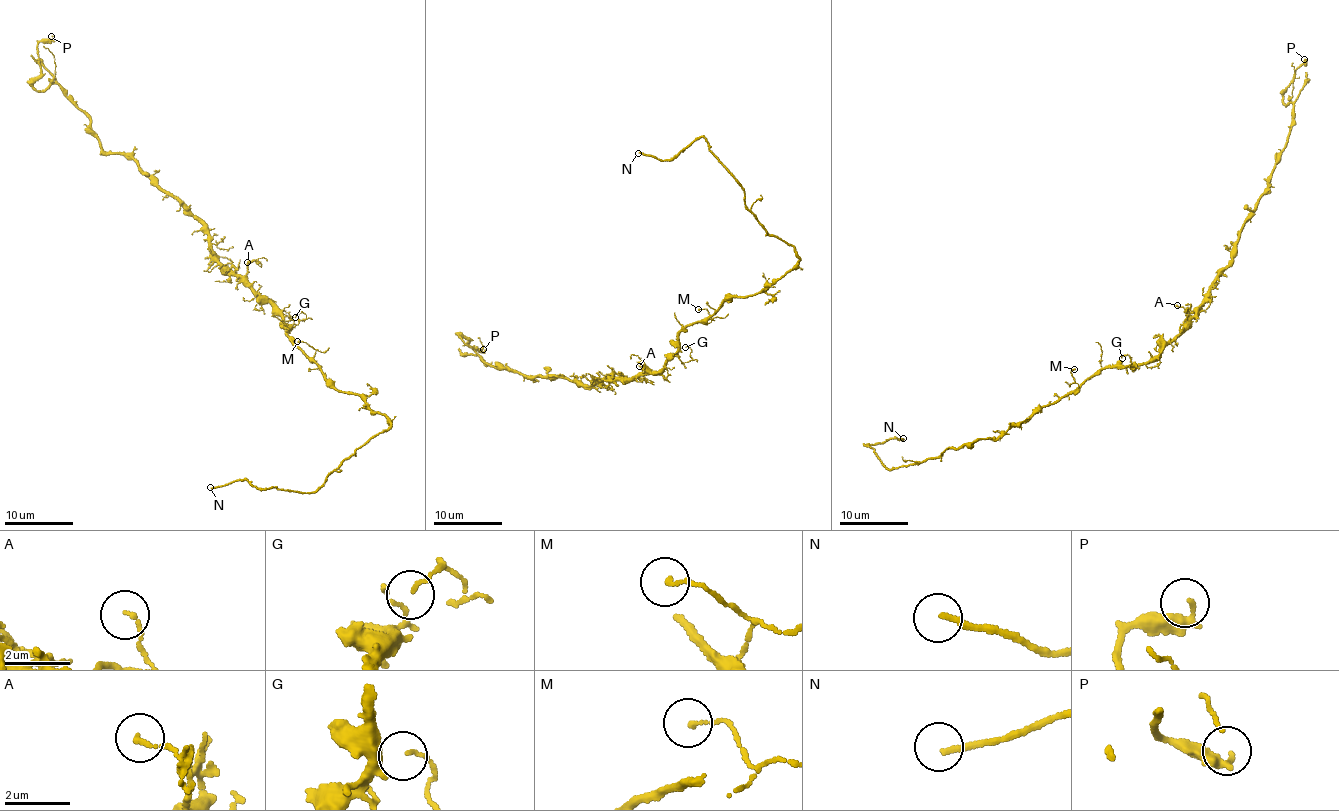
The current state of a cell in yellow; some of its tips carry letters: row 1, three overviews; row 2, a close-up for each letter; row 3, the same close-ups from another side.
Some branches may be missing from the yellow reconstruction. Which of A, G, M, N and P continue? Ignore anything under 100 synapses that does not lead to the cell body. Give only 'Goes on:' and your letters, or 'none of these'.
Goes on: N

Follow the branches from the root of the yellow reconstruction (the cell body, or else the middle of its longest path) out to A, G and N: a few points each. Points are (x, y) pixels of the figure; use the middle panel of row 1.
A: (676, 353), (657, 372), (639, 372), (629, 381), (643, 376), (639, 366)
G: (676, 353), (682, 363), (692, 360), (691, 349), (685, 347)
N: (676, 353), (680, 331), (761, 292), (799, 257), (745, 208), (703, 138), (668, 160), (638, 153)

